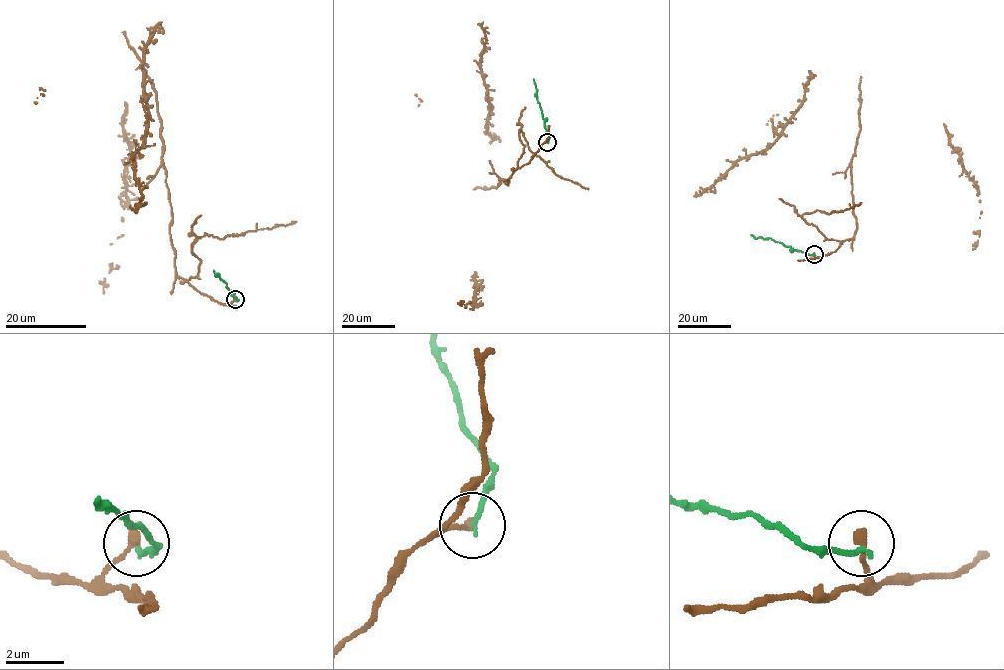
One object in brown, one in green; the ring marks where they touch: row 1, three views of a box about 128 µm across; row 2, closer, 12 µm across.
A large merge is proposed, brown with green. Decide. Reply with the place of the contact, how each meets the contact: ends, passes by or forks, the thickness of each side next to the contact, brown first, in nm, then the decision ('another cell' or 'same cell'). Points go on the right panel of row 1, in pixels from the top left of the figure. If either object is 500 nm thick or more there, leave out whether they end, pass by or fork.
at (814, 254); brown ends there; green ends there; 320 nm thick on the brown side, 190 nm on the other; another cell

